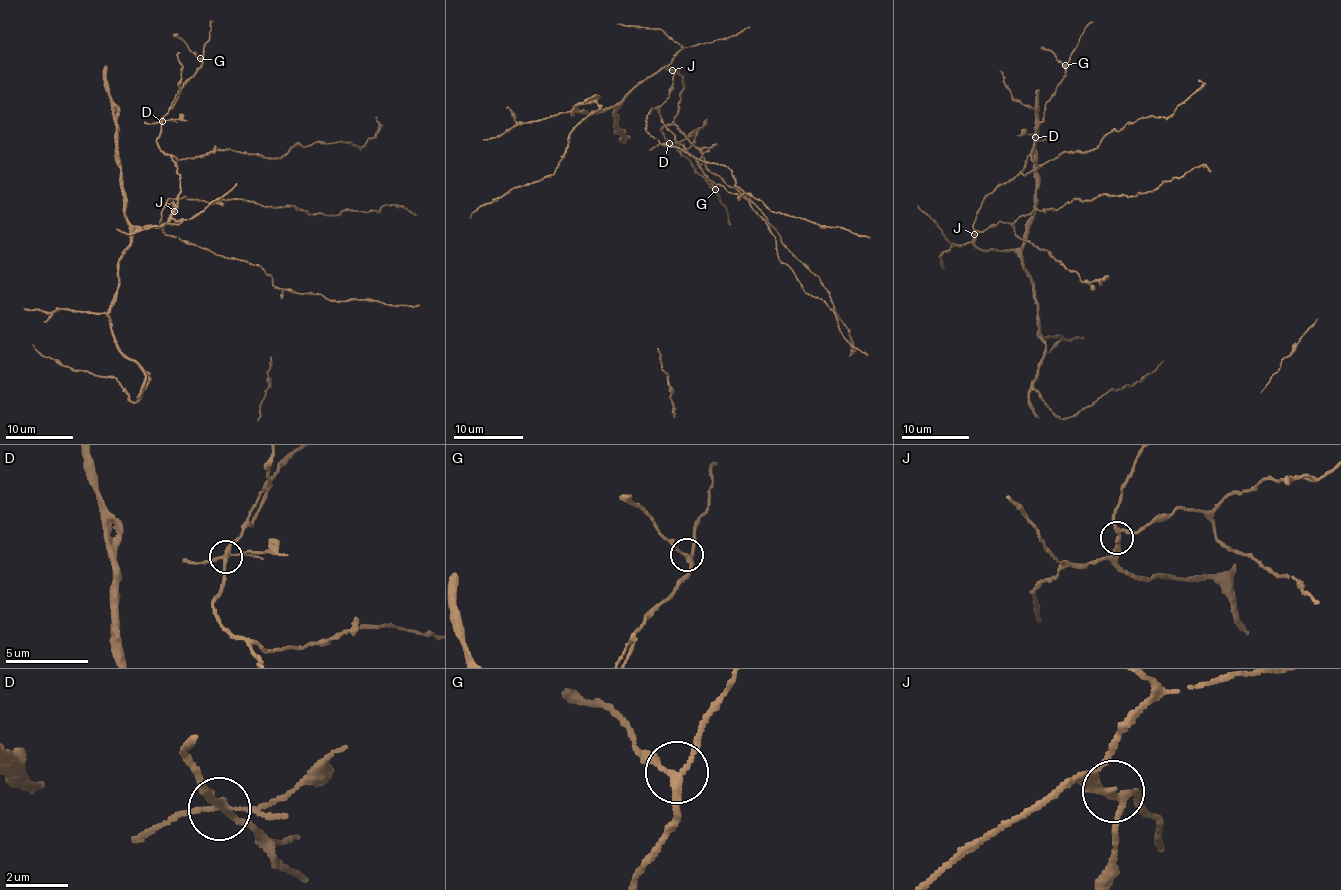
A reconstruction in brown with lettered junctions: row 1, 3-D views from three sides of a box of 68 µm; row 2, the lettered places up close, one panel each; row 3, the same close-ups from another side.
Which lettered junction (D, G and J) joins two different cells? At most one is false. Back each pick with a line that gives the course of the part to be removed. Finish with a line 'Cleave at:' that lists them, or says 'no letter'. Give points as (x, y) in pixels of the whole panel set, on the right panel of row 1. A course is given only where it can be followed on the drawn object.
D: course (1036, 137), (1017, 135)
Cleave at: D

